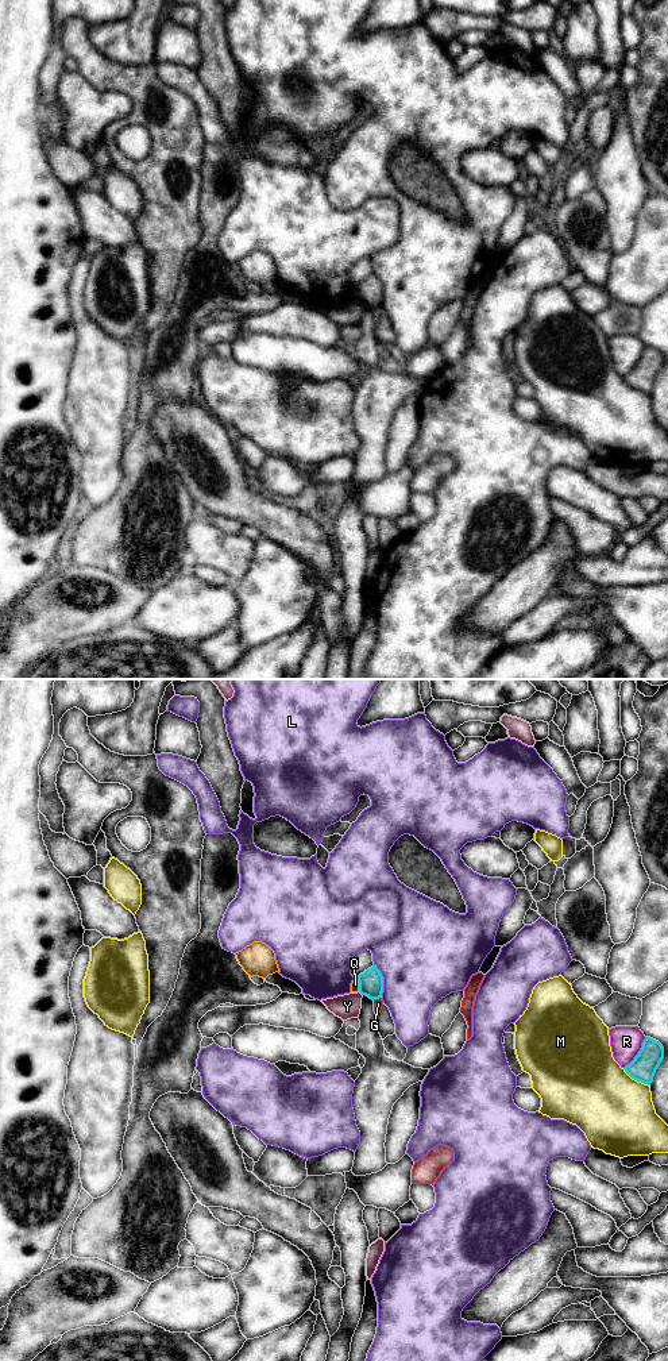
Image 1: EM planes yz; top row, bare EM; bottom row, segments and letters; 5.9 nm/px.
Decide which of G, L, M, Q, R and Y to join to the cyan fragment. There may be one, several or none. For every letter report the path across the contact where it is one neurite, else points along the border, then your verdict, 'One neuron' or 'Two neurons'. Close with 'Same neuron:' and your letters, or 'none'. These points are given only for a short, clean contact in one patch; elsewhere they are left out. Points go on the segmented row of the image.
G: Two neurons
L: Two neurons
M: Two neurons
Q: Boundary: yz (356, 979), (359, 990). Two neurons
R: Two neurons
Y: Two neurons
Same neuron: none

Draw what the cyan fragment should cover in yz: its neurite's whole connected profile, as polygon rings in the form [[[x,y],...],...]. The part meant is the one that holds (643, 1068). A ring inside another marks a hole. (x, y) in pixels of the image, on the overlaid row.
[[[646,1037],[638,1055],[623,1069],[632,1079],[650,1086],[656,1069],[659,1068],[663,1059],[663,1045],[656,1040]]]

